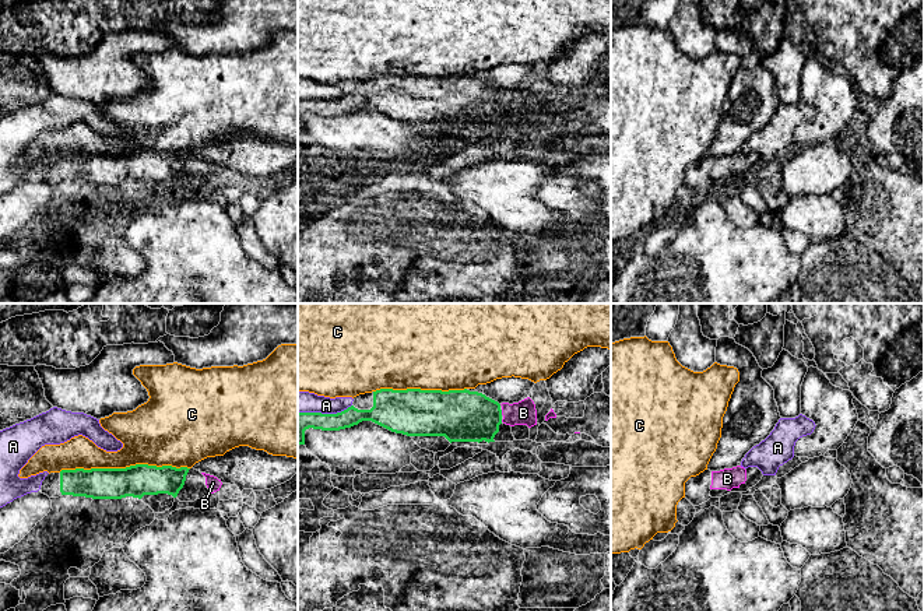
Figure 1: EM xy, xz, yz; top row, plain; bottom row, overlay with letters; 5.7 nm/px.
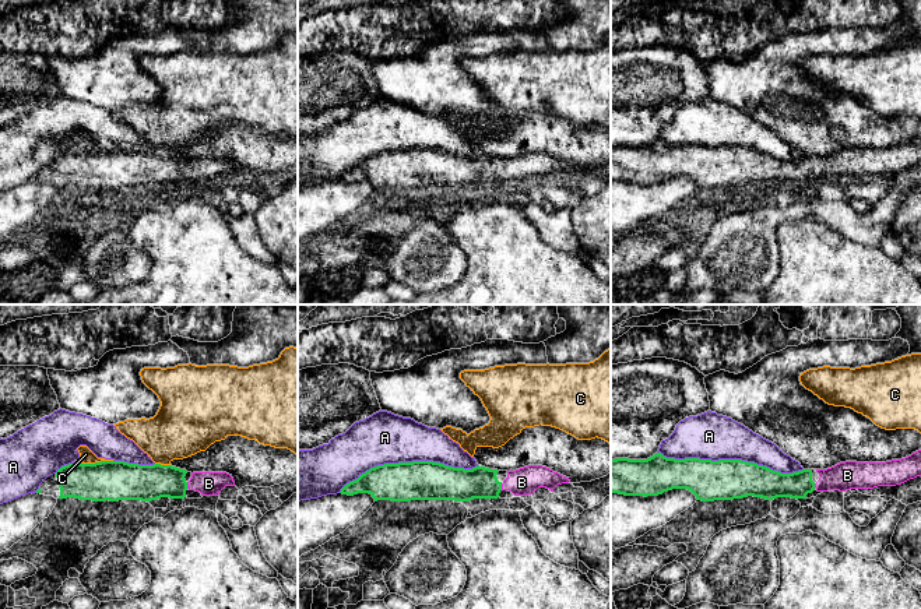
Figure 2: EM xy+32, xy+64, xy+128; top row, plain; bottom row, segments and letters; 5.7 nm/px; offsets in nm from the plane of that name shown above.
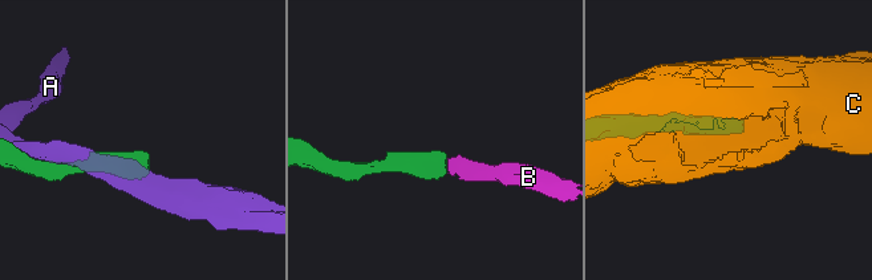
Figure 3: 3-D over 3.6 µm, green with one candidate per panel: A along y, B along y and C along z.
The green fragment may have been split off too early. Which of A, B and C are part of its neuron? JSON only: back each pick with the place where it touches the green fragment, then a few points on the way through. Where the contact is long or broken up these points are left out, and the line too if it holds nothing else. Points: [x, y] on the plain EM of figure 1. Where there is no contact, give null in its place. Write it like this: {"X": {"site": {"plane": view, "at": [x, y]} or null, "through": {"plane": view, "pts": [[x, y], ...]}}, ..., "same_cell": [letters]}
{"B": {"site": {"plane": "xz", "at": [501, 99]}, "through": {"plane": "xz", "pts": [[460, 102], [501, 99], [523, 99]]}}, "same_cell": ["B"]}

